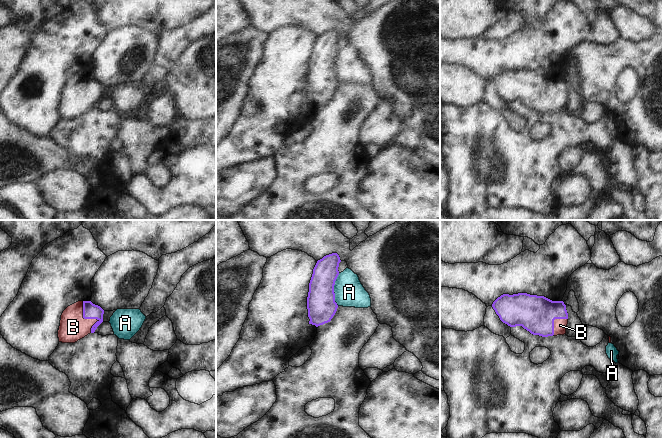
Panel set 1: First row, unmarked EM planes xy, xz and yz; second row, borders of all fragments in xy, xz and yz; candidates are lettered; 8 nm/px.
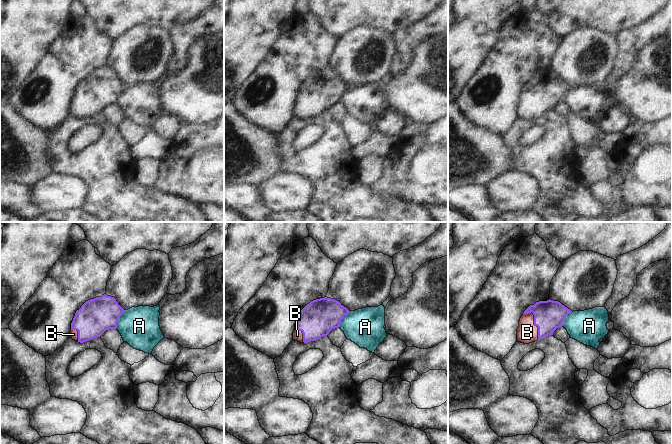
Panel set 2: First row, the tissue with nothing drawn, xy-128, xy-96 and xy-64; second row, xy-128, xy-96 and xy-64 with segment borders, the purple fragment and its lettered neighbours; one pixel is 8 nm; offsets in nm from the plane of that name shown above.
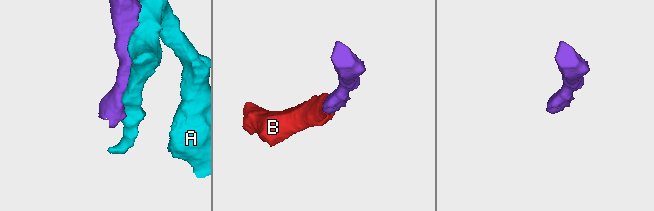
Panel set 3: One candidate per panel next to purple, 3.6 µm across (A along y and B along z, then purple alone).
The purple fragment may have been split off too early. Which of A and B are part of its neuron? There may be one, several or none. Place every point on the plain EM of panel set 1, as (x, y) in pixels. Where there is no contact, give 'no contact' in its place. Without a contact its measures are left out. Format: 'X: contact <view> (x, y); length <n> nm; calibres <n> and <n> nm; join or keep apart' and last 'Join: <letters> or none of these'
A: contact xz (333, 65); length 260 nm; calibres 240 and 240 nm; keep apart
B: contact xy (88, 94); length 260 nm; calibres 130 and 220 nm; join
Join: B

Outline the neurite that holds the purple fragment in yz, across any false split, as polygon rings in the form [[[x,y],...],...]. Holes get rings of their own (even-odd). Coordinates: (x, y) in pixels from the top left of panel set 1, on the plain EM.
[[[527,69],[503,70],[492,83],[500,96],[510,103],[522,102],[542,113],[566,110],[568,89],[563,77]]]

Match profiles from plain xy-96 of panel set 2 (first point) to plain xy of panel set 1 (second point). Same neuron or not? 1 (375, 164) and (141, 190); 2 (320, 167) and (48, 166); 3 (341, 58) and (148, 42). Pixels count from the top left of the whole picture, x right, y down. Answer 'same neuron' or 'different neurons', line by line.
1: different neurons
2: different neurons
3: same neuron

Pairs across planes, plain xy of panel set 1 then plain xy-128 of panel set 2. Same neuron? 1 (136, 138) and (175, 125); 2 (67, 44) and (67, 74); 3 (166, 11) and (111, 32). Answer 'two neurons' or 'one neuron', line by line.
1: two neurons
2: one neuron
3: one neuron

